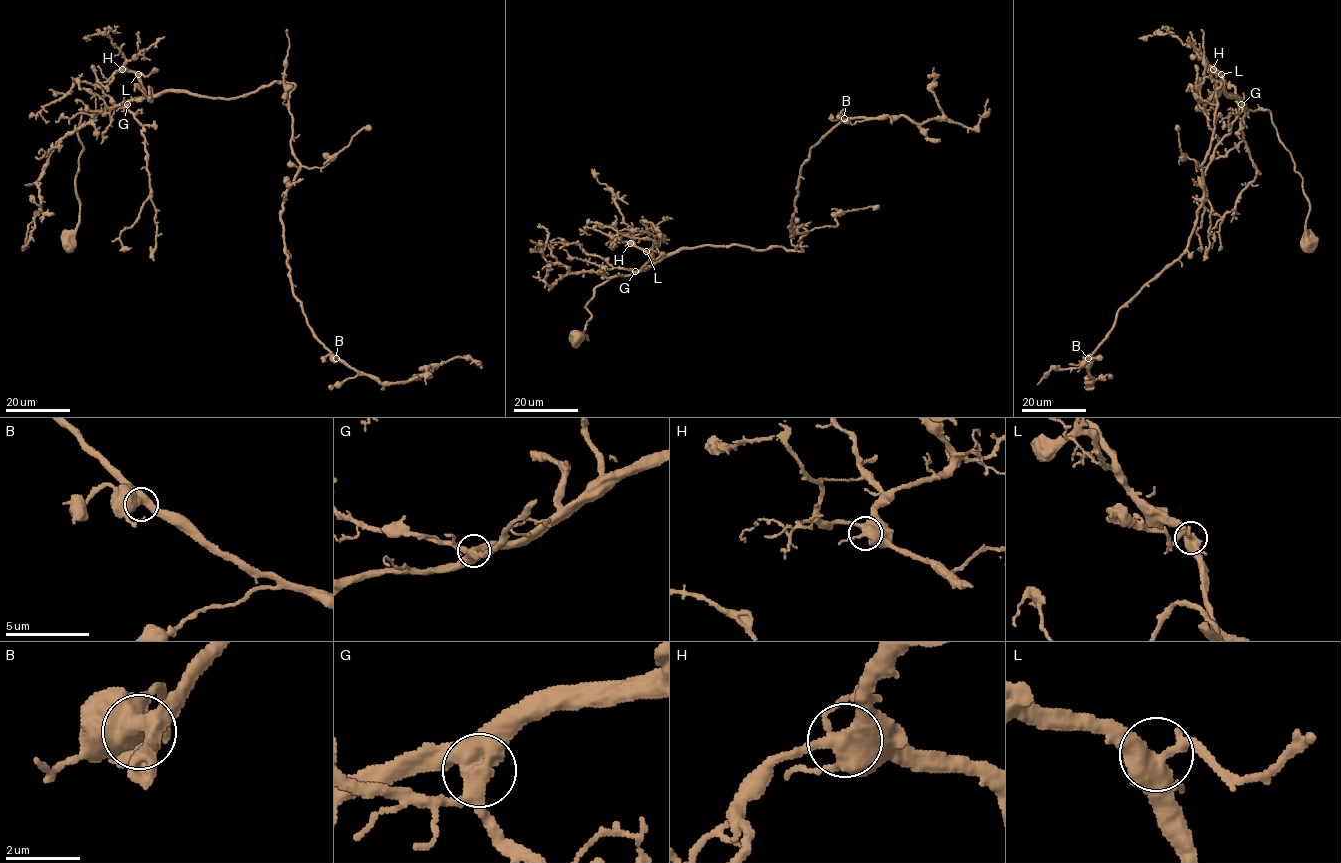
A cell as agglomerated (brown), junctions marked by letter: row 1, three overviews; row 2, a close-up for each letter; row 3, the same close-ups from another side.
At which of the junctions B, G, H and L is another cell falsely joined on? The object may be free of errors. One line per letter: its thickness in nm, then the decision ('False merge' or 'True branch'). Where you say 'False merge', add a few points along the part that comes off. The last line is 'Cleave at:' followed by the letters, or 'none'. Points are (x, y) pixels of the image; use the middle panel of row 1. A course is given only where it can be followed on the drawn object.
B: Thickness 480 nm. True branch
G: Thickness 480 nm. True branch
H: Thickness 500 nm. True branch
L: Thickness 480 nm. True branch
Cleave at: none

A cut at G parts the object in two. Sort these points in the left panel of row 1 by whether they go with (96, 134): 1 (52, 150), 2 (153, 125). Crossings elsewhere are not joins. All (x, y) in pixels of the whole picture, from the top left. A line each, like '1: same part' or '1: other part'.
1: same part
2: other part

